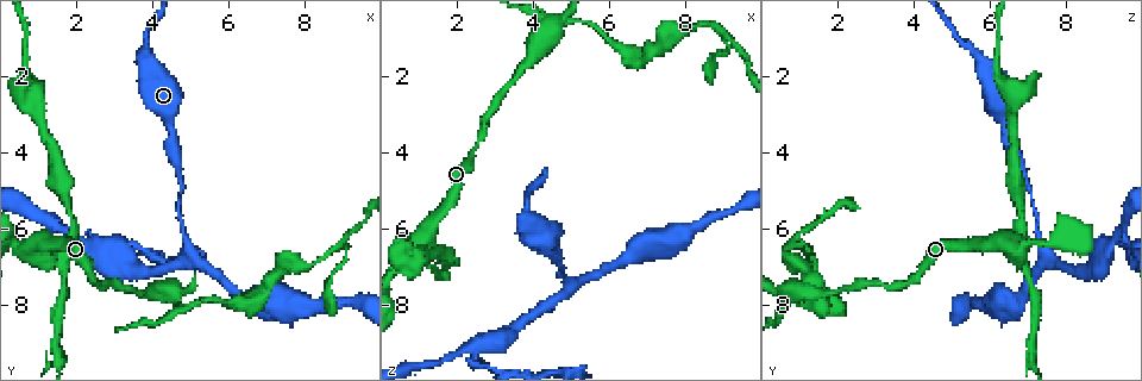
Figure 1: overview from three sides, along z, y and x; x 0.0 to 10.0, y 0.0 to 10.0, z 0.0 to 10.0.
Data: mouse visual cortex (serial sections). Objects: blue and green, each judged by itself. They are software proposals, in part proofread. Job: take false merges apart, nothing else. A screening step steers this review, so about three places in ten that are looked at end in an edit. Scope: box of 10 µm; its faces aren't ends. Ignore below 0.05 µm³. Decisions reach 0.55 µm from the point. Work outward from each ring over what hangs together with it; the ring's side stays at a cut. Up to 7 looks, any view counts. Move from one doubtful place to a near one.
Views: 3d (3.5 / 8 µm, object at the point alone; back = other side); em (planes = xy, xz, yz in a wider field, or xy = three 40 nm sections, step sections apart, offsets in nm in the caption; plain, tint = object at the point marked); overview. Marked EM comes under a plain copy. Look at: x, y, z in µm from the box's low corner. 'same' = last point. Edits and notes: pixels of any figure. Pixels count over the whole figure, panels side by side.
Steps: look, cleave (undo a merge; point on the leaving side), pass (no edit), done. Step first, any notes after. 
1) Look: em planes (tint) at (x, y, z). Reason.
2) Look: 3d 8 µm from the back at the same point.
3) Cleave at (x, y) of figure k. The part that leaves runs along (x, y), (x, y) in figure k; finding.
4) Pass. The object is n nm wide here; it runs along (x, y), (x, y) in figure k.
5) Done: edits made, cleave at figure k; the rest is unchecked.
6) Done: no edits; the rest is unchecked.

Look: 3d 3.5 µm at (5.05, 6.70, 7.50). Sudden change in width.

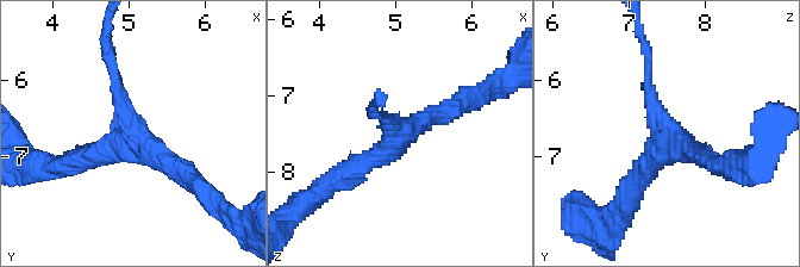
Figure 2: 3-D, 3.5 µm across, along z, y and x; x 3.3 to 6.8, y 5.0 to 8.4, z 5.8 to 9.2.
Look: em planes (tint) at (5.00, 6.60, 7.50). 3 arms meet here; the arms are 150, 250, 250 nm wide; need the tissue.

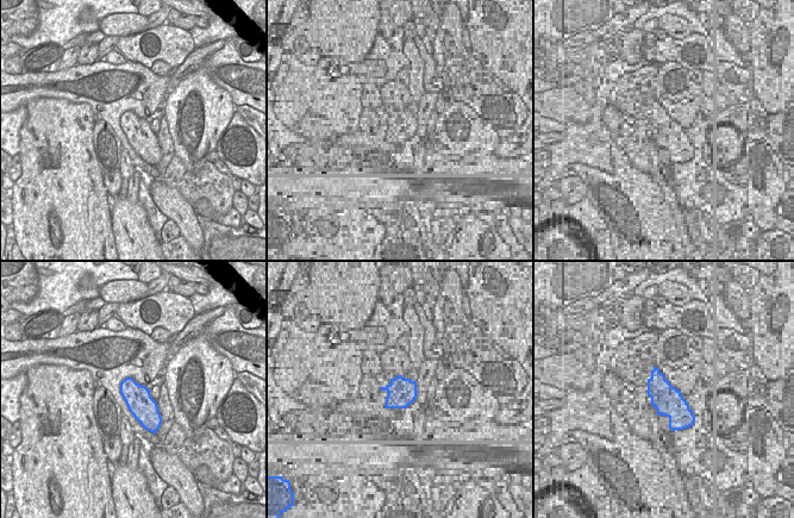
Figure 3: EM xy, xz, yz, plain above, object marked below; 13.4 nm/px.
Look: em xy step 3 (tint) at the same point. Another direction.

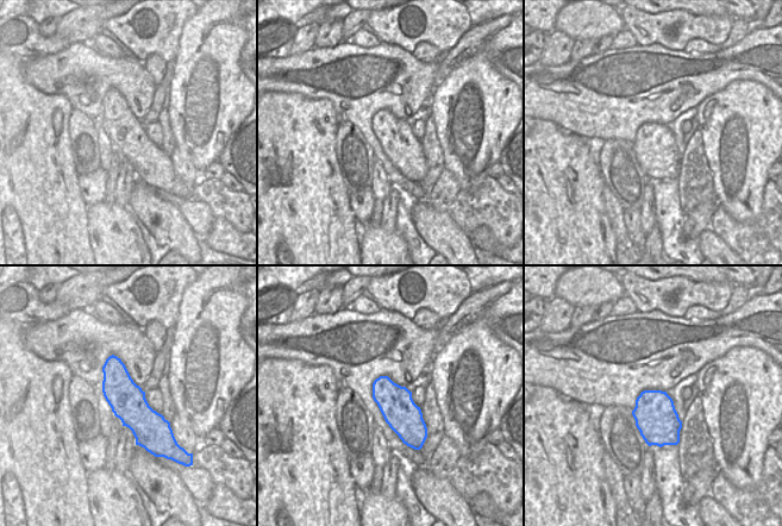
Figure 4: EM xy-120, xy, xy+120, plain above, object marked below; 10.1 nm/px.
Pass. It runs along (112, 358), (145, 444) in figure 4; all the same cell.

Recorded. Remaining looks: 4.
Look: 3d 3.5 µm at (2.50, 6.40, 9.15). Three arms meet.

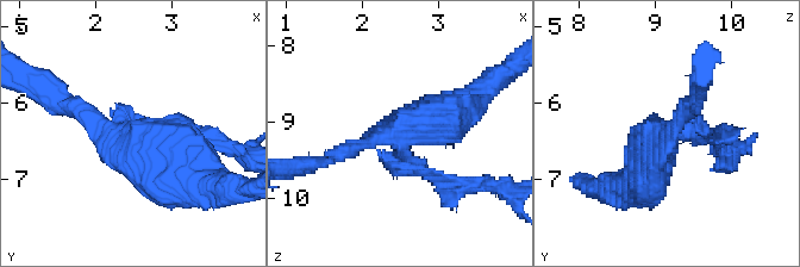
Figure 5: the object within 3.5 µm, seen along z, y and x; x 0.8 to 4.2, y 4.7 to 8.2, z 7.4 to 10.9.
Look: em xy step 5 (tint) at (2.55, 6.50, 9.15). Shape alone is not enough.

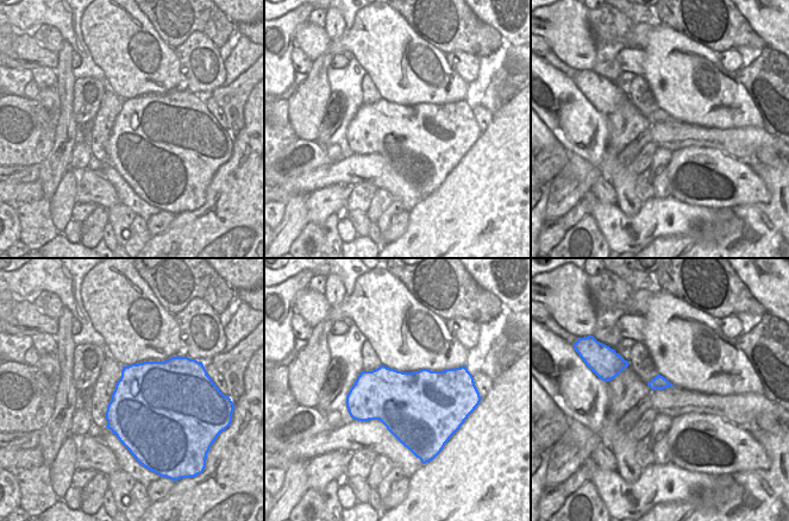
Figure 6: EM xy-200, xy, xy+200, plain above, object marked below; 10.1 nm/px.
Cleave at (437, 174) of figure 5. The part that leaves runs along (401, 150), (456, 187), (500, 187) in figure 5; a second cell is stuck on.

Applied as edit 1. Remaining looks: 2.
Look: 3d 3.5 µm at (4.55, 7.85, 0.80). Sharp bend.

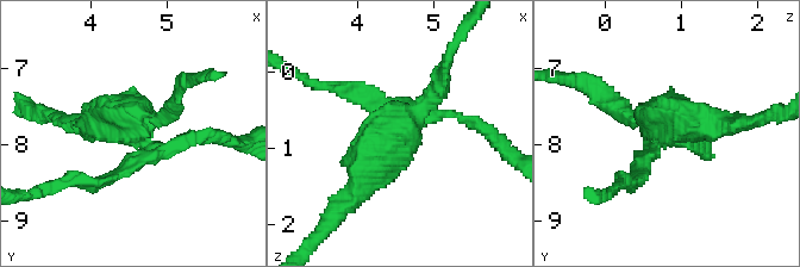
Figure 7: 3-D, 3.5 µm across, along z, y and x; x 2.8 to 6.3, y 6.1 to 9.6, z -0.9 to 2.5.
Look: em planes (tint) at (4.60, 7.80, 0.75). 4 arms meet here; the arms are 150, 150, 200, 350 nm wide.

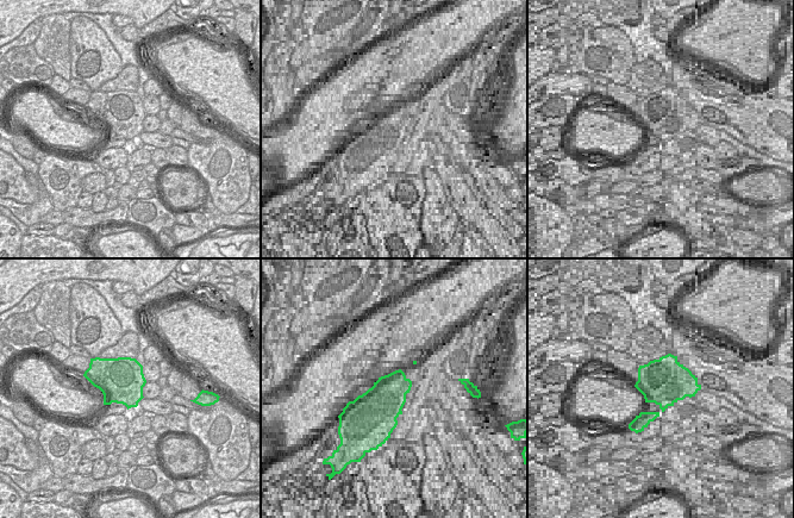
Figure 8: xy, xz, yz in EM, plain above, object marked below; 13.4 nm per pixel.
Cleave at (126, 173) of figure 7. The part that leaves runs along (147, 144), (242, 144) in figure 7; a second cell is stuck on.

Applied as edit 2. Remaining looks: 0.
Done: edits made, cleave at figure 5, cleave at figure 7; the rest is unchecked.

